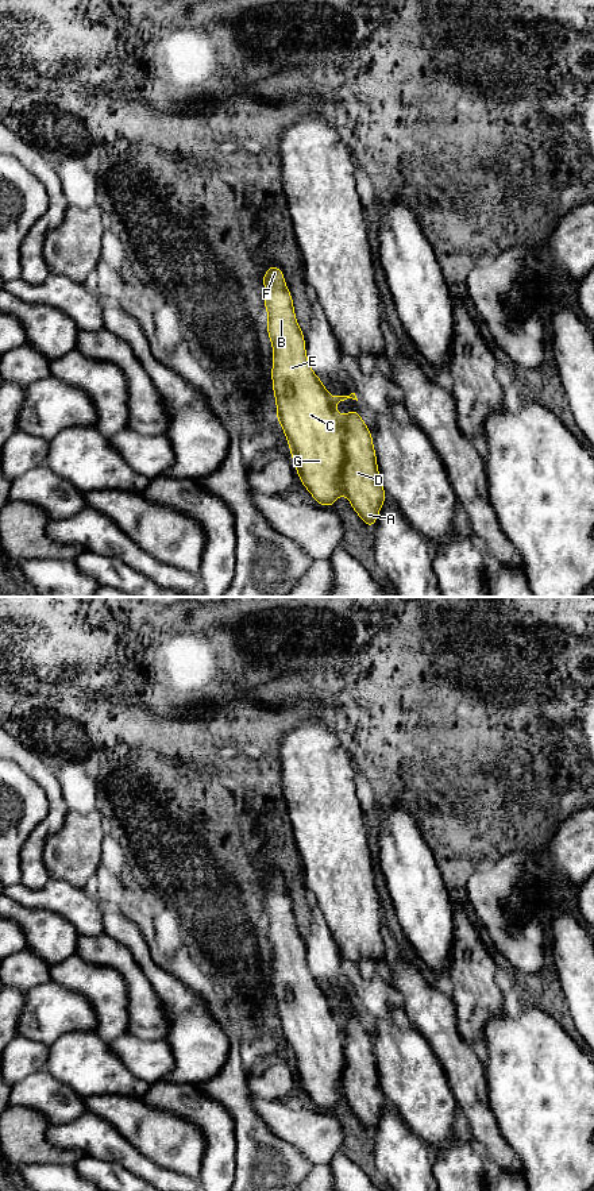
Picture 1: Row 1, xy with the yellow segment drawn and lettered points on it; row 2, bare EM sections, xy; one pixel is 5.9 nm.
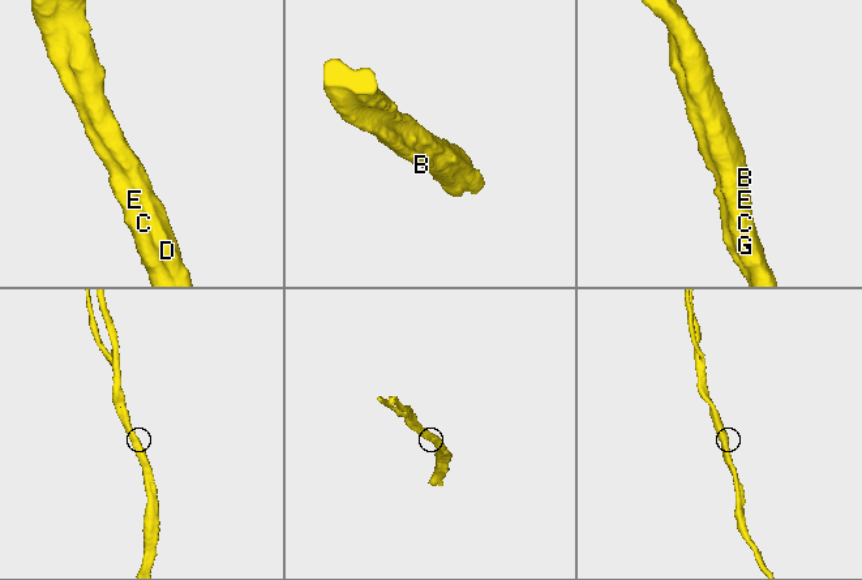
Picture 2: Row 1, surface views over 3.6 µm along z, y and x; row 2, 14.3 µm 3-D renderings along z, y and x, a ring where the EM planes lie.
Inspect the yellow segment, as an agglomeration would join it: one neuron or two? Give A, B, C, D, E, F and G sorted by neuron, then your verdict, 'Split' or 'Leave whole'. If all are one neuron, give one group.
Groups: A B C D E F G. Leave whole

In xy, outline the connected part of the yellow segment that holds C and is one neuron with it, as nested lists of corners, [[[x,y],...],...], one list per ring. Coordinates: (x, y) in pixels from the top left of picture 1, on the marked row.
[[[274,265],[269,266],[262,282],[266,289],[265,311],[269,315],[267,335],[273,346],[271,386],[275,396],[275,417],[286,436],[300,481],[319,505],[332,508],[344,493],[363,524],[373,528],[386,500],[373,435],[355,408],[340,417],[335,406],[347,398],[358,398],[355,393],[331,397],[312,370],[304,332],[297,323],[293,297],[282,270]]]

